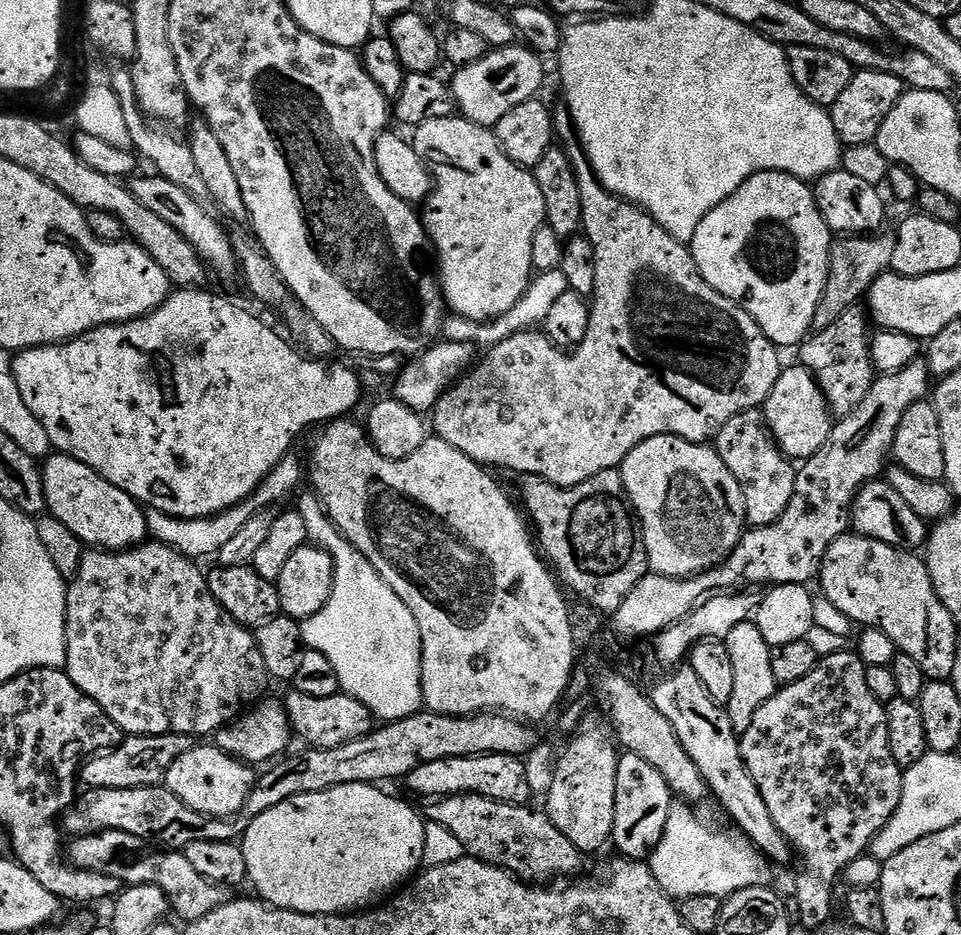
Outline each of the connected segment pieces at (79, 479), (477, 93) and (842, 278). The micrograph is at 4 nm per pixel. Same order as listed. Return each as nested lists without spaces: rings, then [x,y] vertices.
[[[52,454],[43,461],[42,482],[48,503],[47,511],[58,522],[78,534],[78,538],[92,550],[123,552],[149,539],[145,509],[126,490],[118,490],[102,474],[78,462],[78,458]]]
[[[515,43],[509,44],[507,48],[491,49],[478,62],[455,69],[456,77],[451,77],[450,87],[459,115],[491,129],[505,114],[510,114],[514,106],[522,106],[522,102],[535,100],[541,95],[540,87],[544,84],[543,63],[545,61],[531,48]]]
[[[888,230],[863,238],[840,238],[833,243],[832,257],[828,263],[828,281],[822,290],[818,310],[814,310],[812,326],[815,331],[821,332],[826,330],[826,326],[834,326],[834,322],[838,322],[846,310],[857,307],[867,297],[873,282],[891,269],[895,245],[896,237]]]

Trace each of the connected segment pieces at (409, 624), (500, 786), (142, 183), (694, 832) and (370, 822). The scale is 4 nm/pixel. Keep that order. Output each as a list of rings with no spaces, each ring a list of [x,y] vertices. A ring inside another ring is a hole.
[[[314,494],[302,497],[298,504],[298,511],[306,522],[309,541],[329,552],[334,566],[332,593],[326,606],[322,606],[318,614],[309,616],[301,623],[305,649],[326,654],[327,660],[334,665],[334,671],[338,674],[341,693],[358,698],[358,702],[362,702],[362,706],[370,709],[377,721],[391,722],[413,716],[415,712],[421,711],[424,702],[420,685],[422,642],[414,614],[410,614],[406,602],[402,602],[402,598],[398,598],[398,594],[390,590],[390,586],[380,577],[378,570],[370,566],[368,559],[345,536],[340,535],[336,524],[320,505],[320,499]]]
[[[494,754],[493,756],[459,756],[442,758],[438,762],[426,762],[418,766],[406,778],[406,785],[412,792],[423,798],[443,798],[445,796],[488,796],[507,804],[527,805],[532,796],[532,780],[528,768],[519,756]]]
[[[140,174],[131,181],[134,198],[138,198],[138,202],[142,202],[142,206],[147,206],[152,213],[158,214],[158,218],[170,222],[170,226],[174,226],[174,230],[178,230],[178,234],[182,234],[182,238],[186,238],[186,242],[190,242],[194,250],[198,250],[200,257],[215,275],[217,272],[224,280],[237,279],[238,265],[236,255],[232,252],[229,233],[224,233],[223,226],[200,205],[203,203],[197,197],[182,190],[182,186],[174,186],[174,182],[162,178],[159,174],[151,175],[144,177]]]
[[[673,803],[670,818],[666,822],[664,837],[660,839],[659,846],[655,848],[650,857],[652,873],[664,892],[673,898],[697,896],[698,894],[727,898],[743,888],[759,888],[769,883],[769,861],[761,856],[759,850],[748,839],[740,834],[731,836],[728,832],[719,832],[716,828],[707,828],[688,808],[691,807],[687,803]]]
[[[343,784],[337,788],[322,790],[314,794],[295,796],[278,806],[274,806],[274,810],[266,810],[266,814],[255,816],[248,823],[248,829],[244,831],[242,837],[248,880],[250,884],[256,887],[255,895],[273,908],[285,908],[291,912],[301,912],[311,916],[338,916],[341,914],[356,914],[361,910],[371,909],[377,902],[383,901],[389,894],[395,893],[401,886],[407,885],[421,871],[424,864],[426,820],[417,809],[416,813],[406,801],[399,800],[398,797],[391,796],[390,793],[383,792],[382,789],[383,787],[375,784]]]

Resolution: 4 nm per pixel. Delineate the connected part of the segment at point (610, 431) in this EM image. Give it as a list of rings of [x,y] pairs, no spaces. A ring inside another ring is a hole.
[[[560,106],[560,109],[557,107],[553,111],[552,131],[555,139],[561,145],[567,146],[566,151],[572,169],[578,178],[578,194],[582,198],[582,232],[590,238],[594,246],[594,290],[590,297],[590,315],[584,341],[571,350],[565,350],[559,348],[551,338],[544,335],[543,331],[529,330],[491,345],[481,360],[479,357],[475,367],[465,372],[437,402],[430,413],[430,424],[433,429],[436,427],[435,435],[439,439],[450,442],[454,450],[462,450],[462,454],[469,456],[475,464],[483,464],[492,470],[509,468],[510,471],[516,472],[515,474],[541,476],[551,484],[573,488],[575,484],[594,478],[594,474],[611,468],[619,469],[620,463],[626,458],[626,454],[630,454],[630,450],[634,450],[634,446],[655,436],[677,436],[695,444],[711,441],[722,430],[722,426],[726,426],[726,422],[734,418],[734,414],[742,414],[751,408],[760,408],[767,402],[770,390],[774,390],[774,382],[778,382],[780,377],[782,363],[780,364],[781,353],[776,345],[770,342],[770,338],[762,334],[758,322],[754,322],[754,318],[746,314],[746,310],[739,308],[733,300],[718,294],[718,290],[714,290],[714,286],[710,286],[710,282],[702,278],[687,243],[675,240],[644,209],[629,204],[621,196],[615,196],[610,190],[606,190],[606,186],[602,186],[602,182],[596,177],[596,171],[592,169],[588,155],[577,143],[578,137],[572,115],[569,114],[567,107]]]

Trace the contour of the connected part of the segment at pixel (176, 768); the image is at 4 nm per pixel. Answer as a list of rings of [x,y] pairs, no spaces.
[[[197,746],[191,748],[164,776],[163,787],[169,788],[190,810],[198,810],[204,816],[235,817],[241,812],[245,802],[250,798],[252,789],[256,787],[258,779],[253,765],[244,763],[243,760],[235,760],[227,756],[222,749],[209,746]]]

